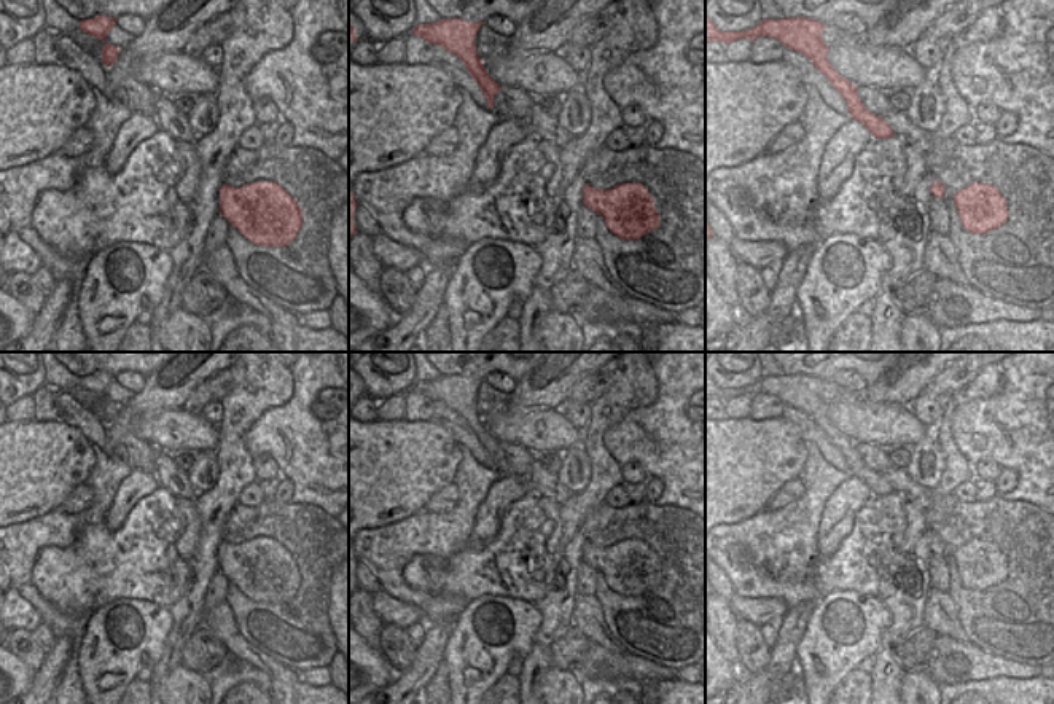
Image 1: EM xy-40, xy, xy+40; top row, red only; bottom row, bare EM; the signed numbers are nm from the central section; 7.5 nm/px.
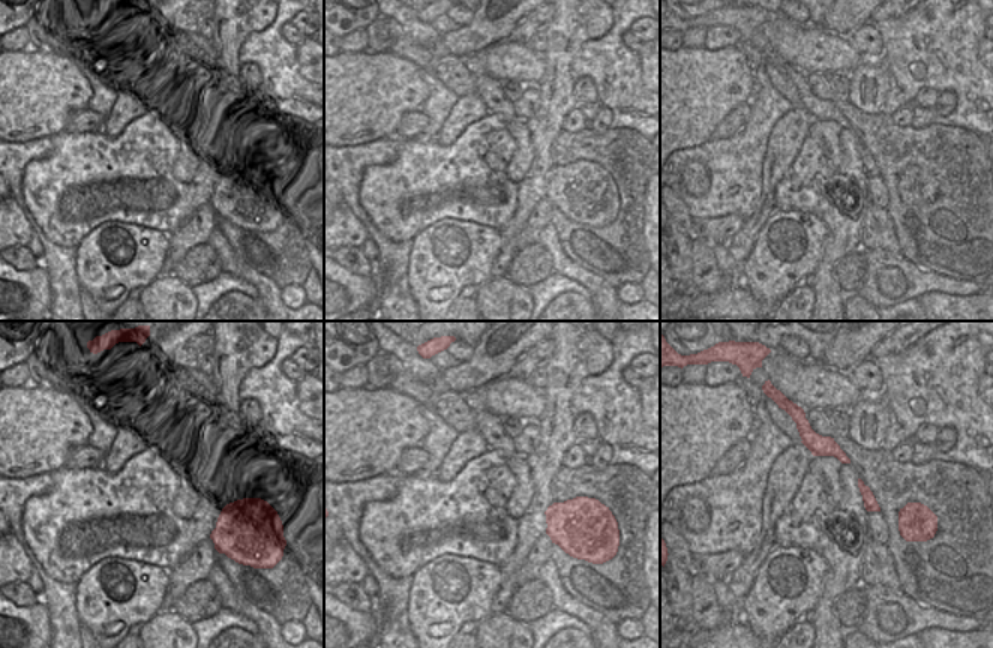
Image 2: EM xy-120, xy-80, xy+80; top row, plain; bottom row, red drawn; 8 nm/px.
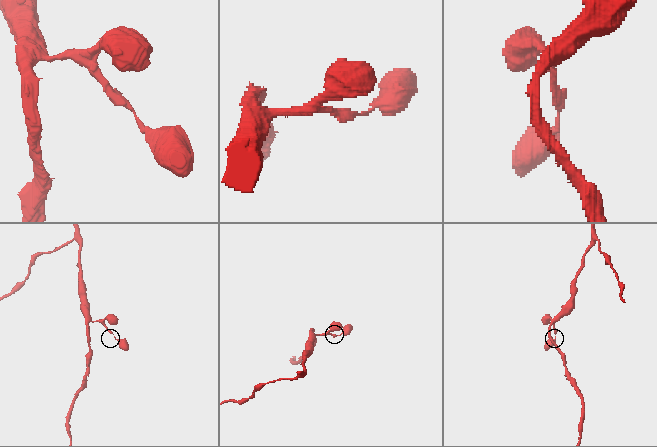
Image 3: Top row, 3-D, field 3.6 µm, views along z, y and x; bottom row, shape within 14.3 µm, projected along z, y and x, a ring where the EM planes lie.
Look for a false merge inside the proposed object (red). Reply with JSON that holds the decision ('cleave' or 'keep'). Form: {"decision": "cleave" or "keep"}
{"decision": "keep"}

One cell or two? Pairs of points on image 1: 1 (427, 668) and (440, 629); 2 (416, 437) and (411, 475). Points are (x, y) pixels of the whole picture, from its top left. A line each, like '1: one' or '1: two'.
1: one
2: one

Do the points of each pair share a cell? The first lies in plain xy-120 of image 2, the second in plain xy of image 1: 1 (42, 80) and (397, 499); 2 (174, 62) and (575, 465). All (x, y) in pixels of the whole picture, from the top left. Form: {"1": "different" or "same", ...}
{"1": "same", "2": "different"}

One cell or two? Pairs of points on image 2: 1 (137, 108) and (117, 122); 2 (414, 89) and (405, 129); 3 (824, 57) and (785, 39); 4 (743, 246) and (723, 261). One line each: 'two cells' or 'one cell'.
1: one cell
2: two cells
3: one cell
4: two cells

